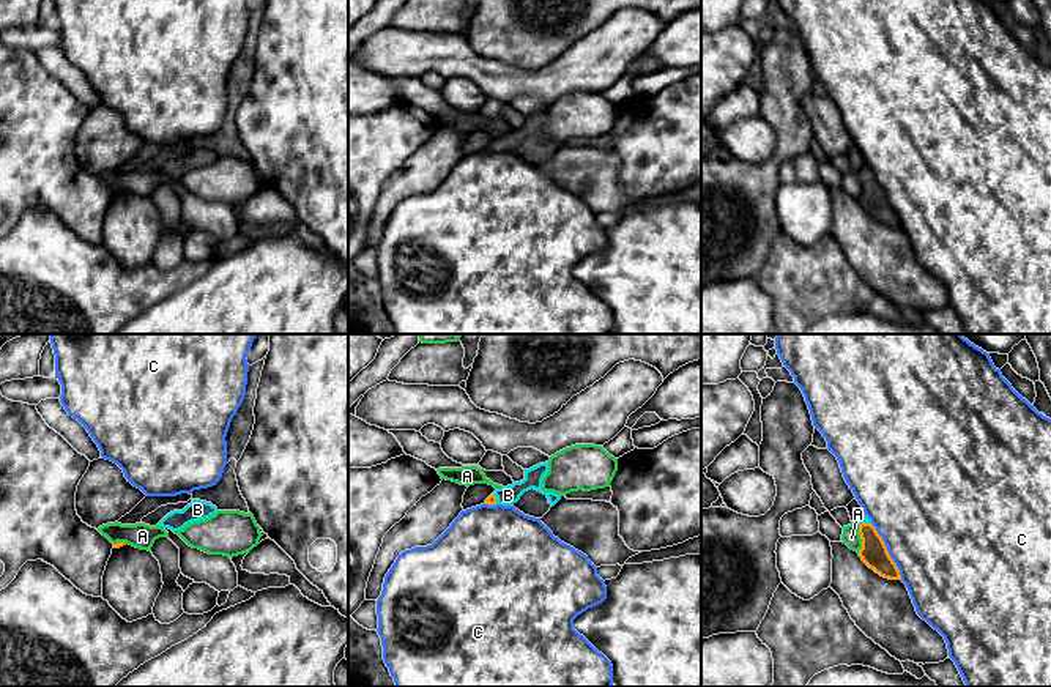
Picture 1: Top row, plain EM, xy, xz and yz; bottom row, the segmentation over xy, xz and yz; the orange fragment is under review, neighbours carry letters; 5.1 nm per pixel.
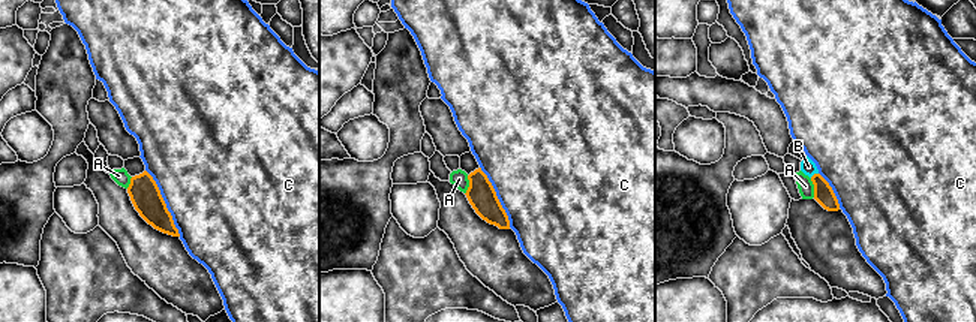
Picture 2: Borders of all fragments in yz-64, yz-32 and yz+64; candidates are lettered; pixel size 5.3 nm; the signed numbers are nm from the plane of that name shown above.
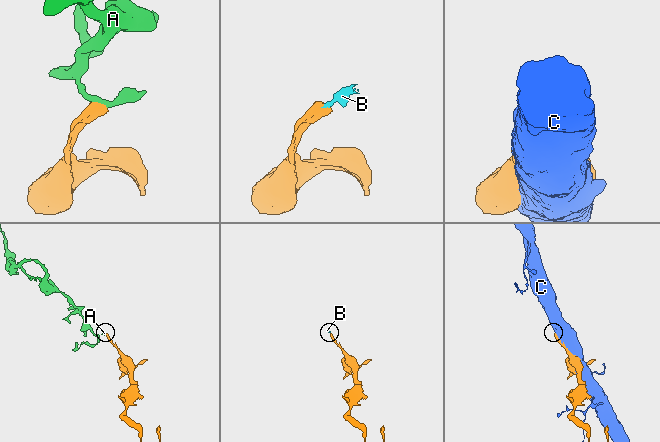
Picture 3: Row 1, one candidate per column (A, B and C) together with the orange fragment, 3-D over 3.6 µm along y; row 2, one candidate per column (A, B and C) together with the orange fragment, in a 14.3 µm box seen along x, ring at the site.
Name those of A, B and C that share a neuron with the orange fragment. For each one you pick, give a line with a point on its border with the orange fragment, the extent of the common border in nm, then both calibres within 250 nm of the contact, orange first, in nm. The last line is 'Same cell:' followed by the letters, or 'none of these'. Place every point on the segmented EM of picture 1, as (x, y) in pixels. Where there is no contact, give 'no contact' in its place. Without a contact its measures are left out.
B: xz (495, 501) | 70 nm | 50/100 nm
Same cell: B

